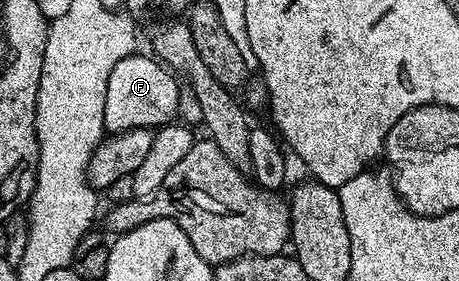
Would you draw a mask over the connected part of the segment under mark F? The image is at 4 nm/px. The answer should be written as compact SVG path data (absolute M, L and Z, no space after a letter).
M133 55L114 63L106 83L104 127L109 134L125 133L131 129L155 130L177 120L181 82L155 56Z

